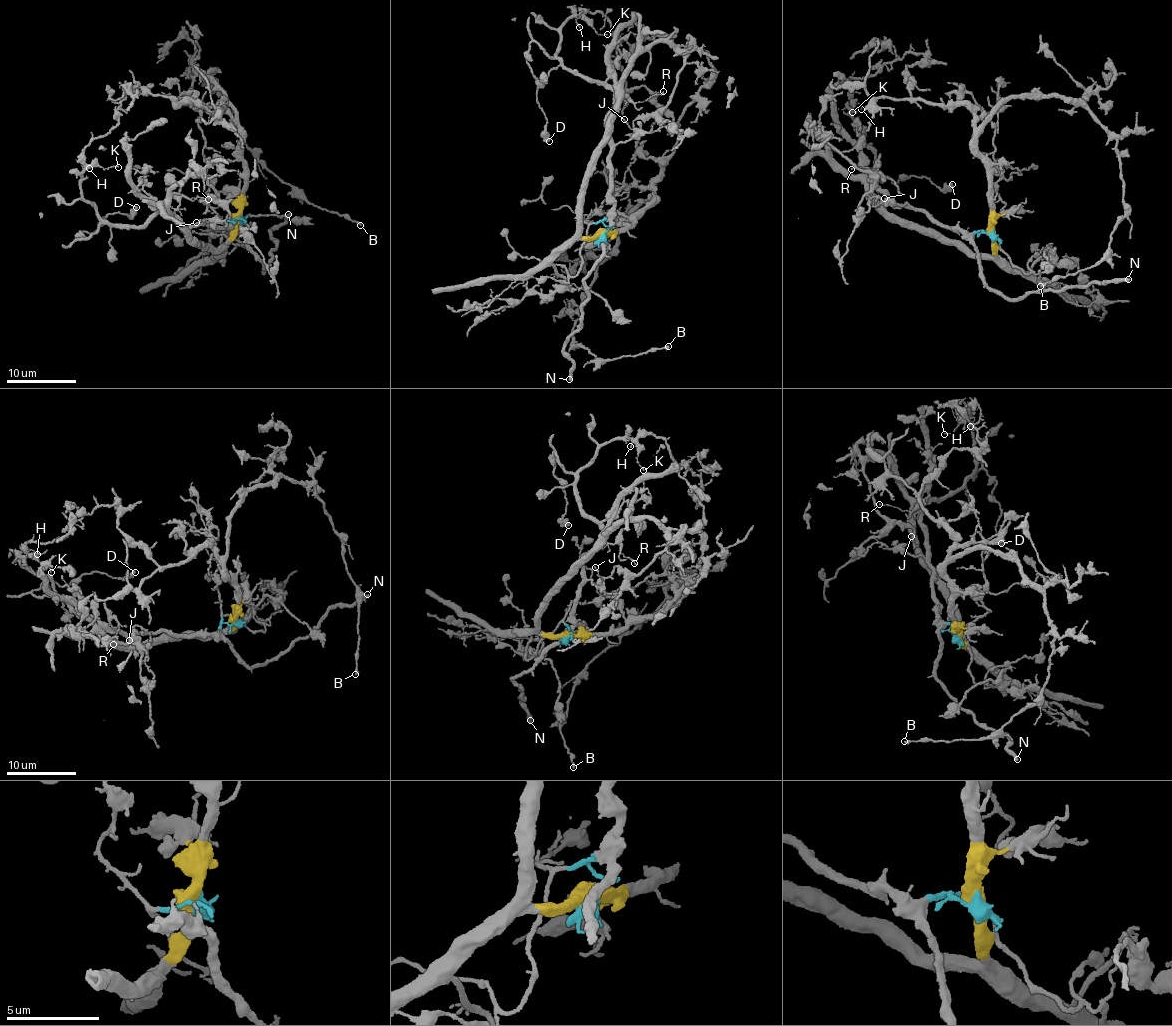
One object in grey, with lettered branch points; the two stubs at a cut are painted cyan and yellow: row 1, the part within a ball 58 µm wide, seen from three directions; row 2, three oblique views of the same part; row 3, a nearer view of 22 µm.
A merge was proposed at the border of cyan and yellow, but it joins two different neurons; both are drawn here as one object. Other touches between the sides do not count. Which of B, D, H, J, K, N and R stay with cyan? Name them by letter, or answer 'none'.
D, H, J, K, N, R

